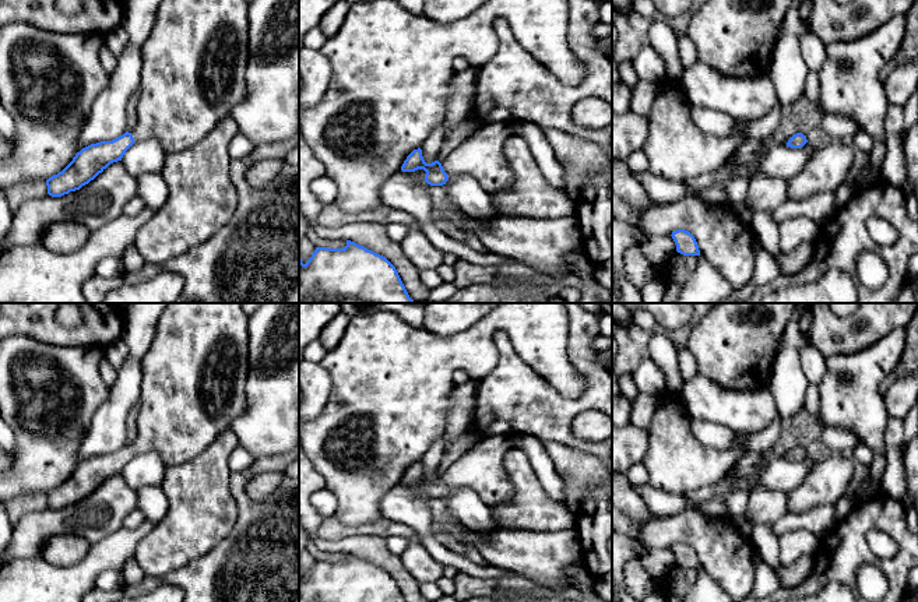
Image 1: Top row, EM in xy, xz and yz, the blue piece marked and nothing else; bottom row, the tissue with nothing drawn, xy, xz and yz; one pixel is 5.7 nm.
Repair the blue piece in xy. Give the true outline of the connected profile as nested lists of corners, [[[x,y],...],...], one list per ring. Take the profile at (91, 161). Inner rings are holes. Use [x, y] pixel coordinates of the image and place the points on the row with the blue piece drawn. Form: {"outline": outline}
{"outline": [[[161,0],[154,27],[143,45],[141,87],[138,89],[138,122],[131,133],[112,141],[82,148],[57,175],[46,180],[48,194],[61,197],[80,190],[110,163],[122,161],[126,151],[138,141],[158,140],[165,155],[184,151],[204,138],[215,124],[231,115],[233,106],[246,98],[246,67],[249,59],[249,3],[246,0]]]}

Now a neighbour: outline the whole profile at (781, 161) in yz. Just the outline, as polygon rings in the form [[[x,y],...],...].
[[[777,142],[757,163],[755,172],[782,179],[792,177],[805,169],[816,151],[817,149],[809,142],[802,148],[791,148],[782,142]]]

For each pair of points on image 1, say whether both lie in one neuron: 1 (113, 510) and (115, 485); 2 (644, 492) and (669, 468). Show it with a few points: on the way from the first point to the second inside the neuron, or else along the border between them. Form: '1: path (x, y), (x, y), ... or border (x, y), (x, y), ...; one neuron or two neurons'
1: path (113, 504), (115, 490); one neuron
2: border (649, 482), (658, 490), (683, 495); two neurons

